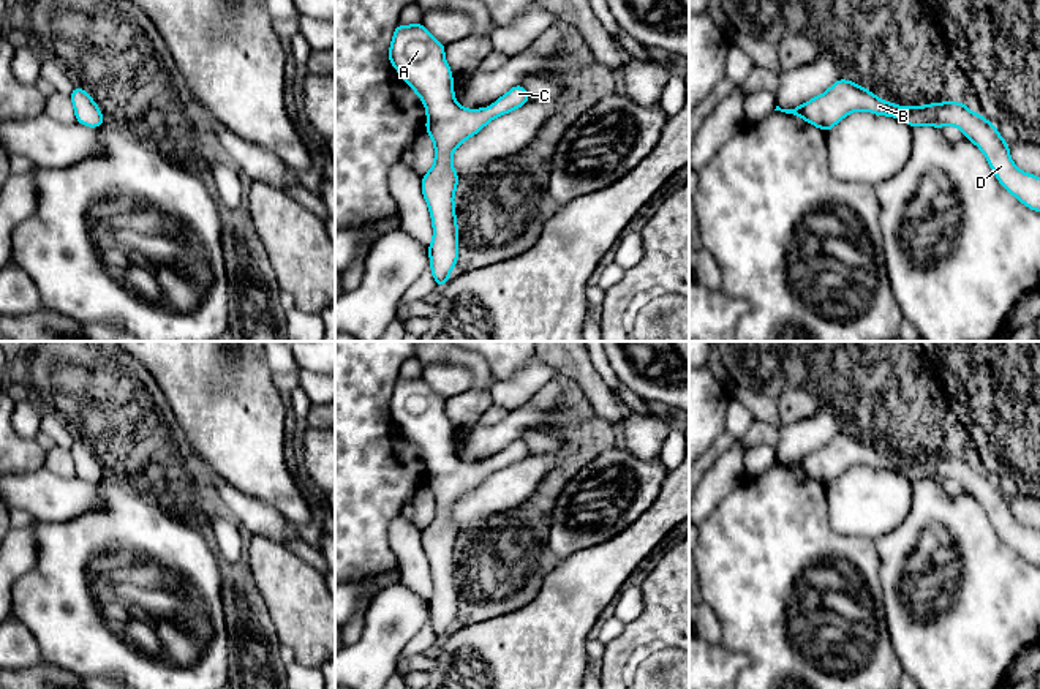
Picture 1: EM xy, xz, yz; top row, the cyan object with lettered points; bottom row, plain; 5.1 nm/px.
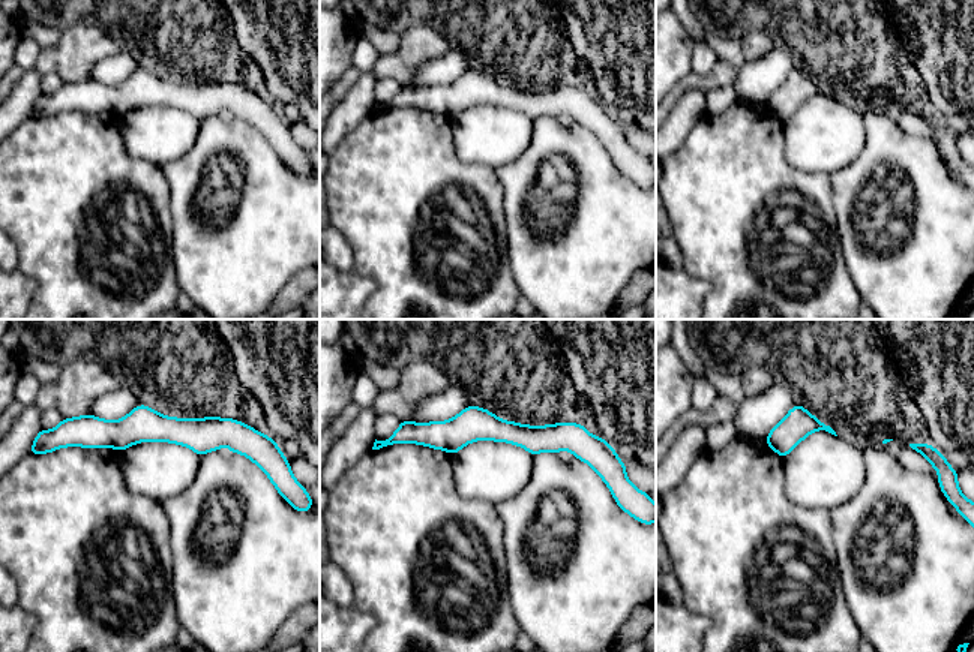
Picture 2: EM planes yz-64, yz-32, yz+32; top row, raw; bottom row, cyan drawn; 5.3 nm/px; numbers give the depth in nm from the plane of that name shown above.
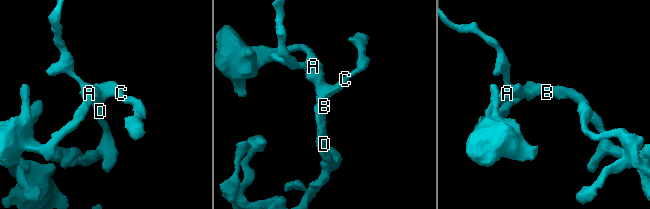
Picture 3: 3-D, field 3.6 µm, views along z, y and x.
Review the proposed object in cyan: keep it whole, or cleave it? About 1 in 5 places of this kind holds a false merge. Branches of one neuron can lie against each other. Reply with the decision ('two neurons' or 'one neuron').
one neuron

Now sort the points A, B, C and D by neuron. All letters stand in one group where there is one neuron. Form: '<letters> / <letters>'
A B C D

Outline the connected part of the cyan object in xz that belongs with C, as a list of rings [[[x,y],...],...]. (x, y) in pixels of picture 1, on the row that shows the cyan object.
[[[422,22],[397,25],[389,47],[390,65],[420,96],[427,109],[425,131],[435,142],[435,164],[422,175],[422,194],[433,223],[428,253],[431,273],[439,288],[449,281],[449,272],[457,267],[458,258],[454,207],[458,175],[452,166],[452,153],[490,120],[529,101],[525,87],[518,84],[490,107],[463,109],[454,96],[454,79],[444,49],[446,46],[436,41]]]

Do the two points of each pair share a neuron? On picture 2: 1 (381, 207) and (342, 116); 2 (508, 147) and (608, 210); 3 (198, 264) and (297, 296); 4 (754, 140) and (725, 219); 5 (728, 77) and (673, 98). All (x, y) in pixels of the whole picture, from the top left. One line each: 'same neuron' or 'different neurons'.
1: different neurons
2: different neurons
3: different neurons
4: same neuron
5: same neuron

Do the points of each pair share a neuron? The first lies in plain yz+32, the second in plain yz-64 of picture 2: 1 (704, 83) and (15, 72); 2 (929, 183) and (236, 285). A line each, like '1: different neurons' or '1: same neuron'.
1: same neuron
2: same neuron

